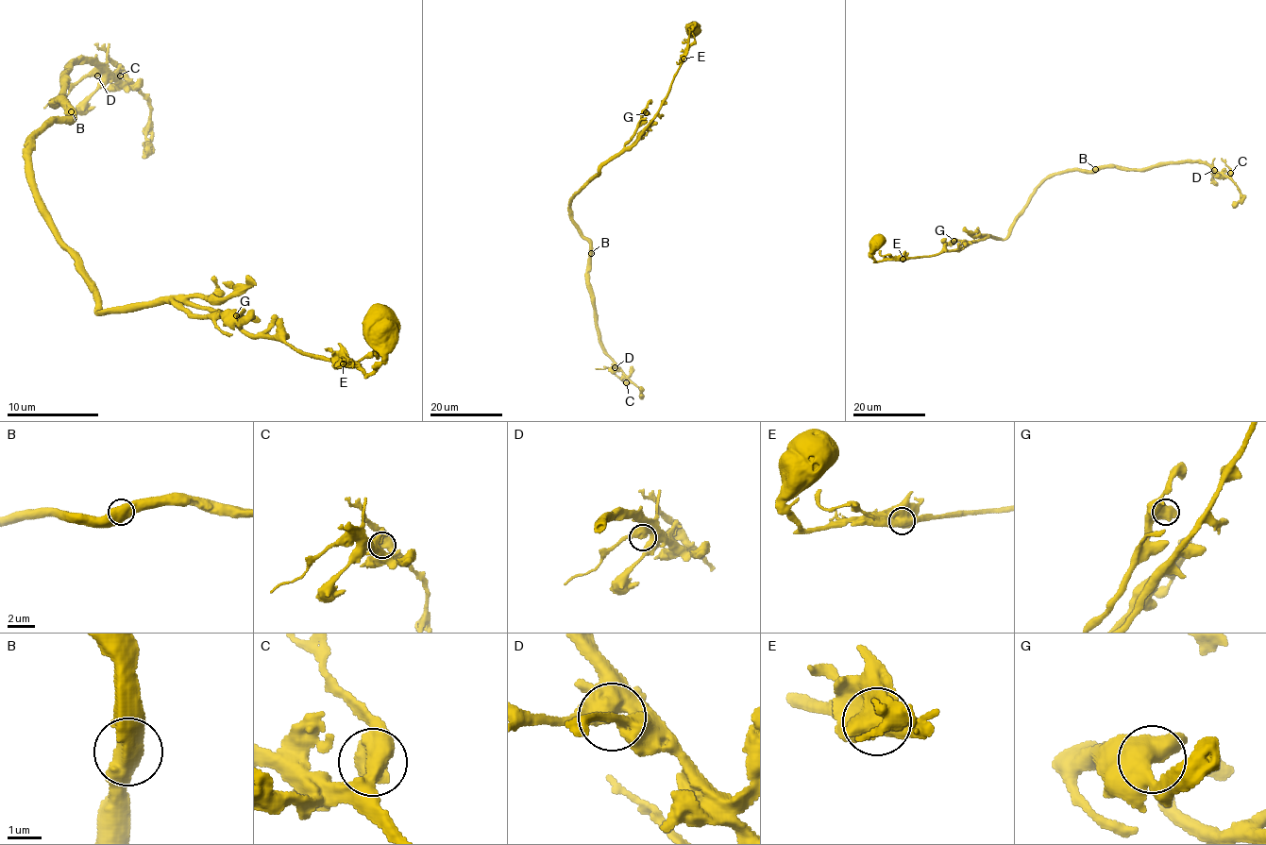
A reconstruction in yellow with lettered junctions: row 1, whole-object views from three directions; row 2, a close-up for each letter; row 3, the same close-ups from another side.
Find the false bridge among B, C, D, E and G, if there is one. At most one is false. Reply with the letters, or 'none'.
none

